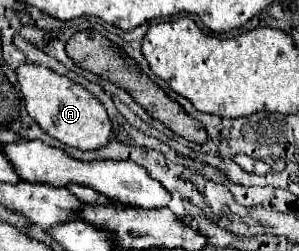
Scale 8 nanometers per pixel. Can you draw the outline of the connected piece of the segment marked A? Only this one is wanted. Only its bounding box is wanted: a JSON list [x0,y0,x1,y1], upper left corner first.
[16,63,112,151]

